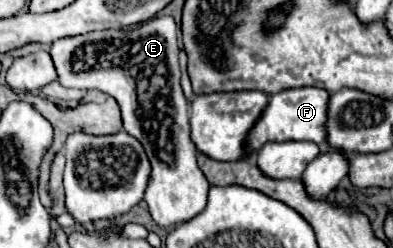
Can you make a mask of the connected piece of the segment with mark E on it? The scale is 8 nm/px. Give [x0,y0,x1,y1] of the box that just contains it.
[51,16,209,226]

